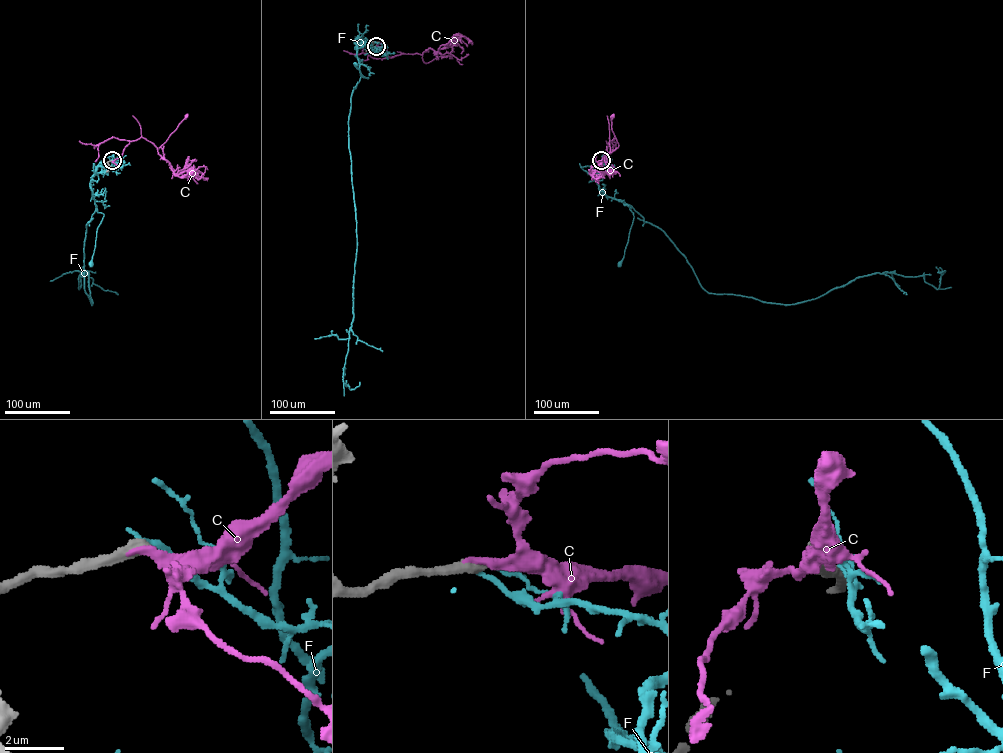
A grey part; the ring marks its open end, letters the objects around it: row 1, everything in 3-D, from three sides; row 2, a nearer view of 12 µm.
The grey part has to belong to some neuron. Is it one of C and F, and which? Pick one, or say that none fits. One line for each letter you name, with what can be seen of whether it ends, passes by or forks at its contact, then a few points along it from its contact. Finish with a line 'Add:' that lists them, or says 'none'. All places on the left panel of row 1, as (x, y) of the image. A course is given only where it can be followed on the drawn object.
C: it ends; course (112, 161), (119, 158), (130, 141), (141, 137), (151, 142), (158, 153), (158, 148), (186, 115)
Add: C

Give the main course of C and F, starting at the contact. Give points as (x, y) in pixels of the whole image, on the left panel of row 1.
C: (112, 161), (119, 158), (130, 141), (141, 137), (151, 142), (158, 153), (158, 148), (186, 115)
F: (112, 160), (116, 162), (114, 167), (96, 173), (90, 183), (97, 212), (104, 215), (97, 229), (90, 263)

